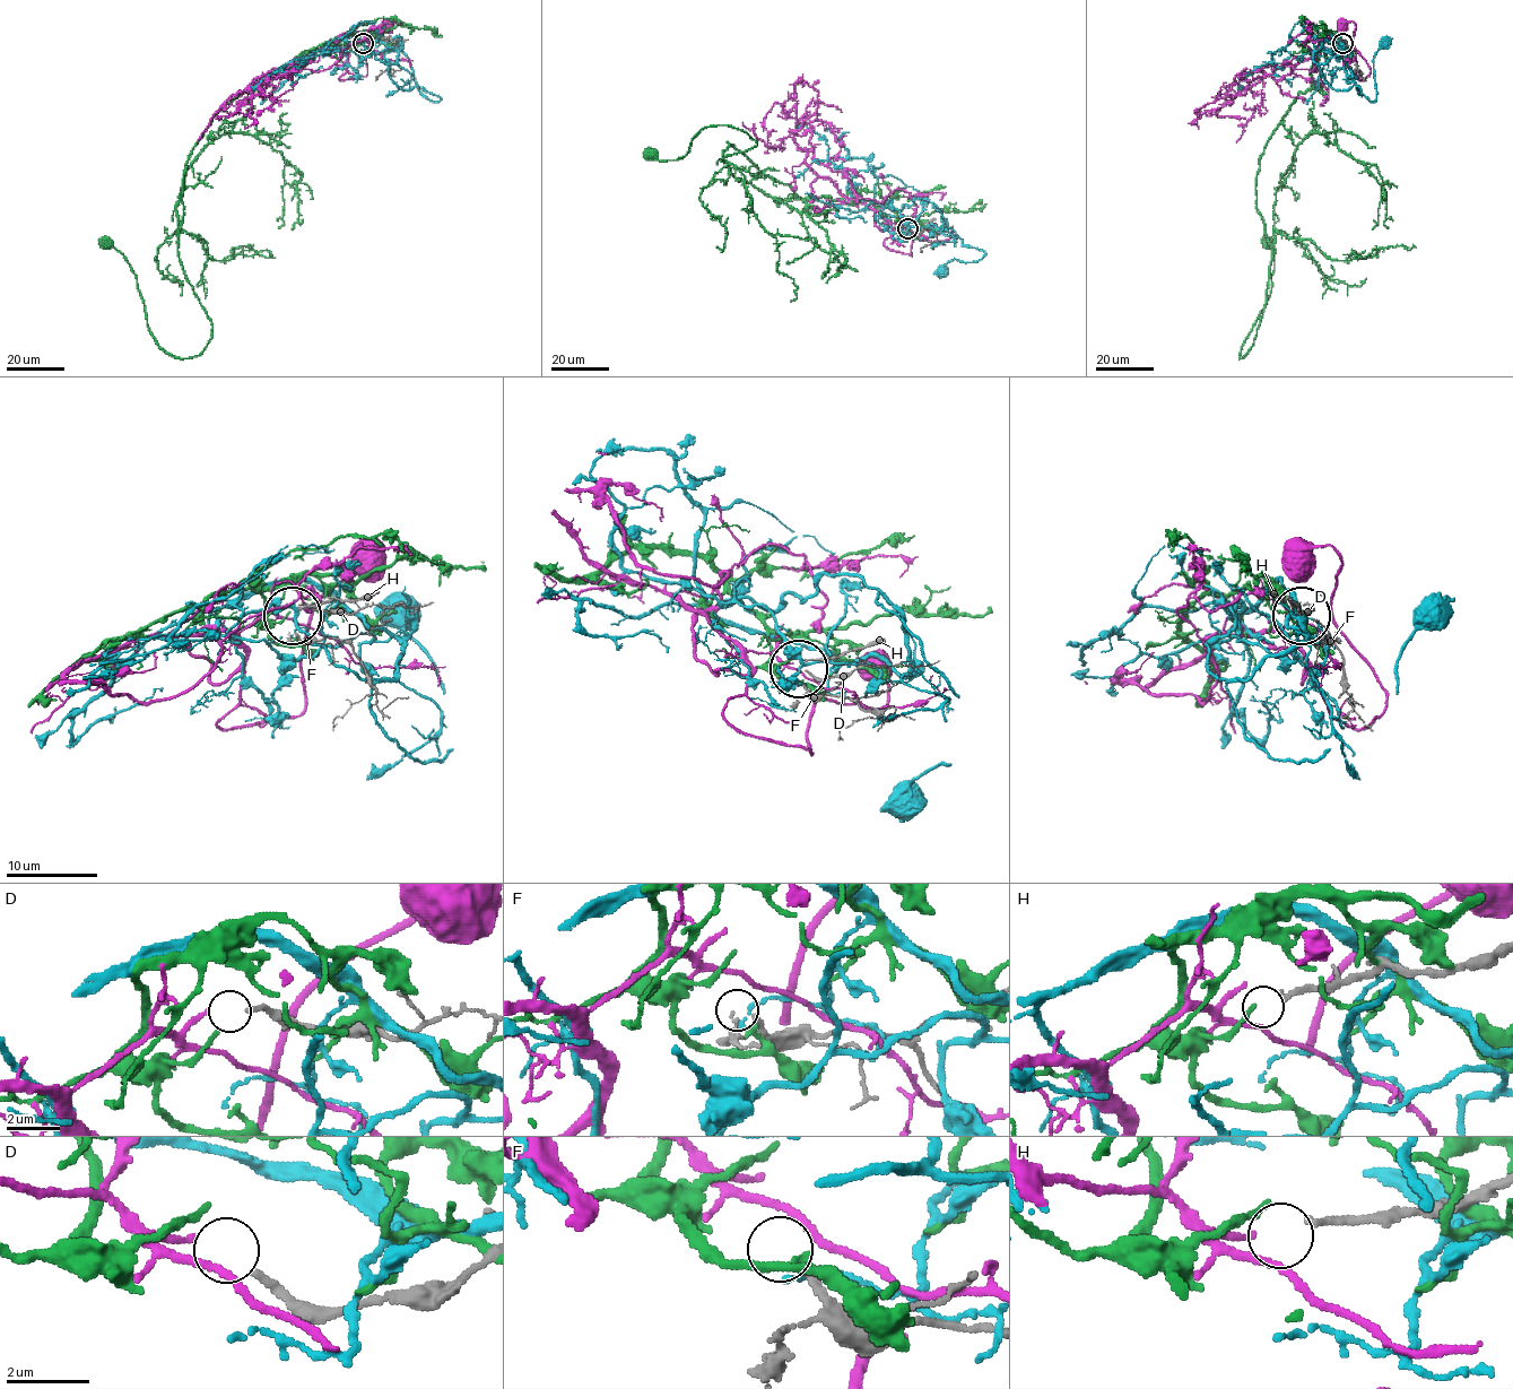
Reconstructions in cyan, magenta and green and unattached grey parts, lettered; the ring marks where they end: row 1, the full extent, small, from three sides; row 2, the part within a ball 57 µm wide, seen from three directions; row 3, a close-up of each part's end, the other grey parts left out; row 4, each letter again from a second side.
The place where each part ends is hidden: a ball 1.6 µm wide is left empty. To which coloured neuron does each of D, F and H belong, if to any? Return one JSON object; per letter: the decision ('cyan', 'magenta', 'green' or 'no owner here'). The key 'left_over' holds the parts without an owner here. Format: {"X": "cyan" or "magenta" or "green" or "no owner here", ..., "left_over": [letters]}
{"D": "magenta", "F": "no owner here", "H": "no owner here", "left_over": ["F", "H"]}

